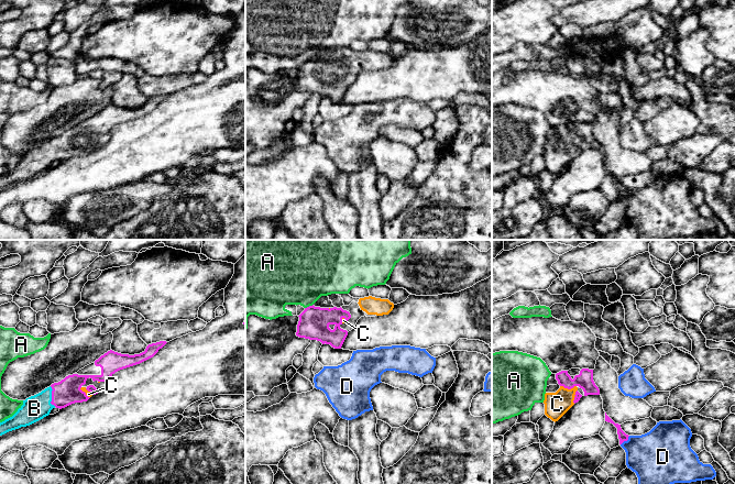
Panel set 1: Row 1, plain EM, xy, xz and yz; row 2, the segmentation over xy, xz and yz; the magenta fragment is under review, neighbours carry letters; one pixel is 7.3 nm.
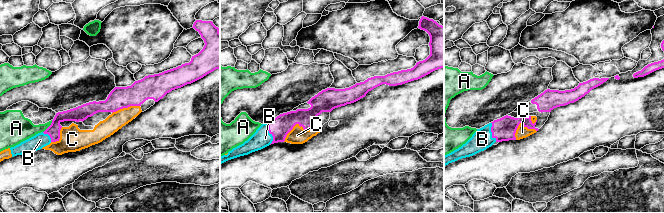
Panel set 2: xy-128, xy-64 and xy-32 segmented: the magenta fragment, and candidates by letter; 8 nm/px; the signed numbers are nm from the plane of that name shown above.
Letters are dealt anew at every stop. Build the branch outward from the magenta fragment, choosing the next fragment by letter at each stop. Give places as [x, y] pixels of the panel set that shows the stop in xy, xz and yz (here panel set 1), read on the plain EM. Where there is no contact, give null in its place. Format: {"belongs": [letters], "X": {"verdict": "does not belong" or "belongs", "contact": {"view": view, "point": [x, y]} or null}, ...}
{"belongs": ["B", "C"], "A": {"verdict": "does not belong", "contact": {"view": "xz", "point": [309, 59]}}, "B": {"verdict": "belongs", "contact": {"view": "xy", "point": [52, 151]}}, "C": {"verdict": "belongs", "contact": {"view": "yz", "point": [568, 142]}}, "D": {"verdict": "does not belong", "contact": {"view": "yz", "point": [625, 194]}}}

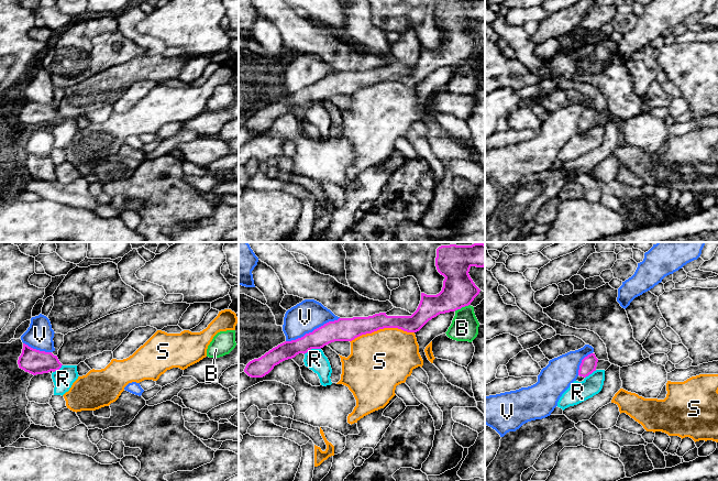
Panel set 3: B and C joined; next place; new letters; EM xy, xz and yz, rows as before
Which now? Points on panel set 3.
{"belongs": [], "B": {"verdict": "does not belong", "contact": {"view": "xz", "point": [462, 59]}}, "R": {"verdict": "does not belong", "contact": {"view": "xz", "point": [311, 101]}}, "S": {"verdict": "does not belong", "contact": {"view": "xz", "point": [382, 82]}}, "V": {"verdict": "does not belong", "contact": {"view": "xz", "point": [313, 84]}}}

